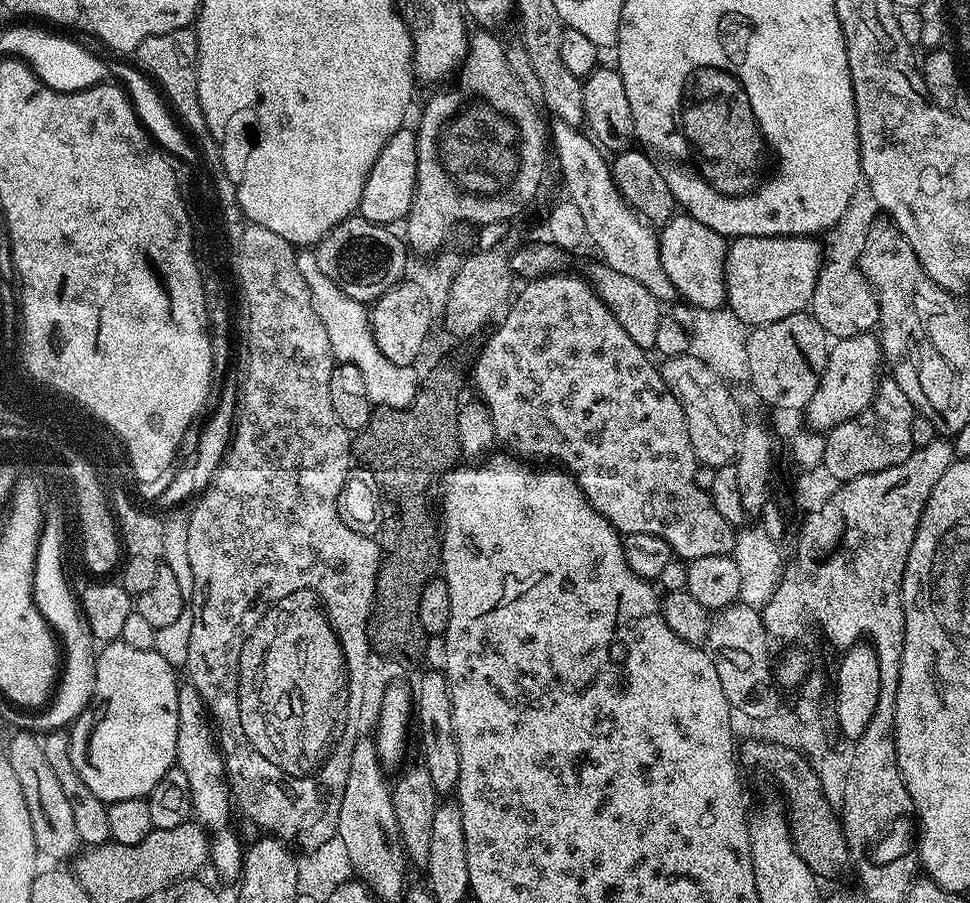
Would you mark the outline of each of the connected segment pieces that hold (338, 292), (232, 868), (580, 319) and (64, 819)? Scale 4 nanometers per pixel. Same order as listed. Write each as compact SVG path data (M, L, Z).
M300 250L296 253L298 270L302 270L302 278L310 290L310 298L318 318L322 318L322 326L326 326L326 334L330 338L333 357L341 364L358 366L362 378L366 382L366 394L370 394L373 405L384 408L408 408L414 402L416 389L420 386L421 377L416 376L415 367L398 366L378 350L378 342L372 333L372 321L369 309L361 300L350 298L344 288L338 287L333 280L326 278L318 267L315 251Z
M192 683L180 684L178 690L178 746L176 747L176 763L186 774L186 782L190 782L192 811L195 819L209 833L212 833L210 844L210 864L224 880L235 881L244 867L245 849L242 840L235 831L228 829L228 819L234 813L232 789L228 787L228 770L223 752L220 750L214 725L204 707L204 700Z
M553 274L551 276L537 276L535 278L529 279L528 284L524 289L519 292L518 295L511 301L510 307L503 313L504 321L497 326L492 332L492 337L484 344L484 349L476 356L476 365L470 368L470 384L476 387L476 392L479 399L488 408L488 413L490 418L494 422L494 430L496 431L497 441L502 445L505 444L507 451L509 453L515 454L517 457L523 458L528 462L551 462L553 465L559 466L563 471L567 472L569 476L573 477L576 481L577 486L582 490L582 494L590 502L590 506L594 506L594 510L598 510L598 514L602 514L602 518L606 518L610 523L612 523L617 532L621 534L627 534L630 532L637 532L638 534L654 534L655 536L660 536L670 547L673 553L679 559L687 562L690 560L697 560L698 558L706 558L707 556L726 556L731 553L732 548L735 546L735 540L737 533L734 531L733 525L726 522L726 518L722 518L722 514L718 514L718 510L714 510L714 502L712 501L711 495L705 489L698 486L696 481L696 470L697 462L696 455L694 454L694 446L690 446L690 434L688 433L688 427L686 426L686 414L682 410L682 406L678 402L678 398L674 398L674 394L667 388L666 382L660 377L659 367L654 363L652 365L652 360L647 351L638 346L638 342L634 342L634 338L630 338L630 334L626 334L626 330L622 330L622 326L618 326L618 318L613 312L605 306L602 302L602 298L597 294L596 289L592 287L591 283L587 279L584 280L580 276L564 276L565 274Z
M16 730L9 738L6 751L10 758L10 767L18 777L18 786L22 786L22 798L26 798L26 810L30 810L30 822L34 826L36 851L41 857L49 856L52 860L71 861L81 847L78 826L74 826L74 810L58 774L46 758L43 739L32 731Z

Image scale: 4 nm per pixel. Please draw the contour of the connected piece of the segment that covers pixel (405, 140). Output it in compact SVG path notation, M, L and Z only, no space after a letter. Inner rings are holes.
M411 127L399 128L397 132L382 146L382 154L374 162L370 174L366 178L366 186L362 190L358 215L375 224L396 226L408 215L416 193L418 178L418 146L416 133Z

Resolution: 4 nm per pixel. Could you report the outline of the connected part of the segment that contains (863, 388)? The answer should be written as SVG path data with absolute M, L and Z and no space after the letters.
M871 331L858 333L854 337L837 339L828 349L826 370L818 382L818 390L814 390L814 398L810 398L810 402L808 403L806 409L806 415L808 415L807 427L812 430L831 430L839 426L842 422L846 422L850 418L862 414L876 396L876 386L878 383L876 367L879 364L881 367L882 353L880 351L880 342Z

